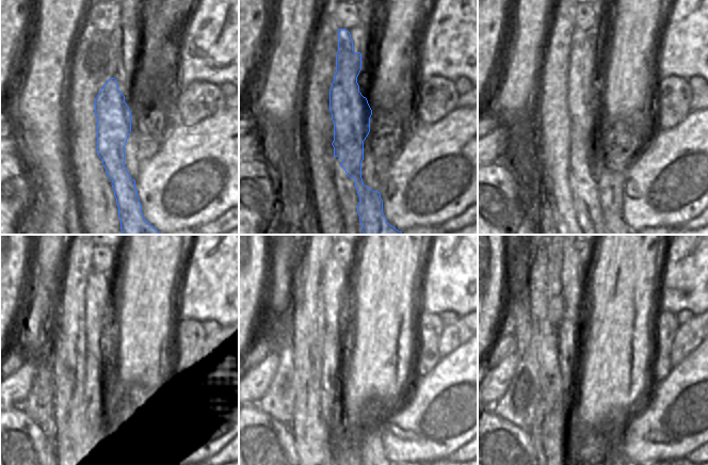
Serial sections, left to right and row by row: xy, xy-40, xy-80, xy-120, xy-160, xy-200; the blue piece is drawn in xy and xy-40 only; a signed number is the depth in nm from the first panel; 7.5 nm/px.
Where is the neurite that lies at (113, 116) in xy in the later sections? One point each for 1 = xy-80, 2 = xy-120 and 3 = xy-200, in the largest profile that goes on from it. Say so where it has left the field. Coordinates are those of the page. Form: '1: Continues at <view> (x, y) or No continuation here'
1: Continues at xy-80 (585, 108)
2: Continues at xy-120 (101, 299)
3: Continues at xy-200 (574, 276)

